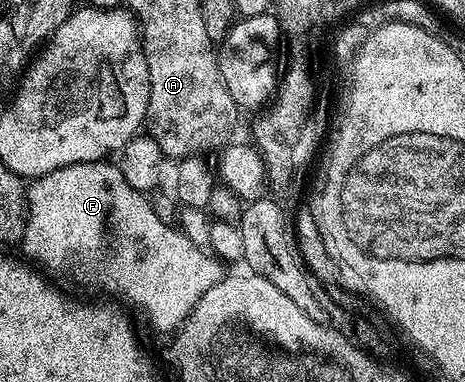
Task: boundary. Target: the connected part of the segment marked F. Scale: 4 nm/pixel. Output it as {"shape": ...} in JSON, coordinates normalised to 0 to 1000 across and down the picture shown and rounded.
{"shape":[[[206,424],[200,429],[151,429],[131,445],[114,445],[95,461],[77,461],[56,484],[58,495],[58,579],[67,584],[67,607],[84,618],[84,670],[110,691],[103,715],[123,717],[129,702],[135,707],[125,717],[129,725],[153,730],[161,754],[178,764],[232,764],[239,775],[258,775],[273,796],[284,796],[295,814],[308,817],[308,827],[342,869],[374,872],[385,851],[400,838],[402,827],[419,806],[419,793],[437,777],[441,759],[458,749],[469,733],[480,730],[484,702],[469,678],[462,678],[447,657],[426,649],[406,628],[400,613],[378,594],[376,586],[357,586],[329,560],[329,539],[323,521],[310,505],[286,497],[277,476],[269,476],[269,455],[260,455],[254,427]]]}

